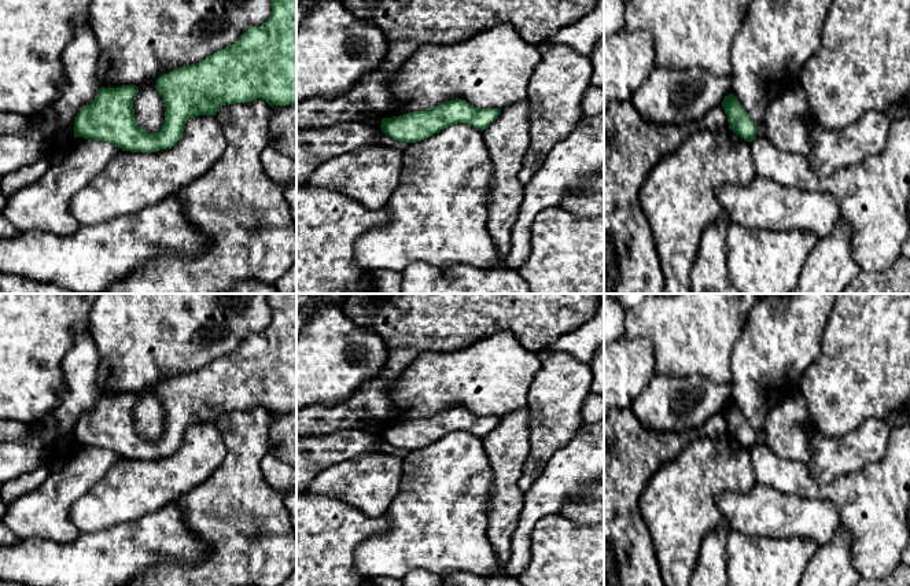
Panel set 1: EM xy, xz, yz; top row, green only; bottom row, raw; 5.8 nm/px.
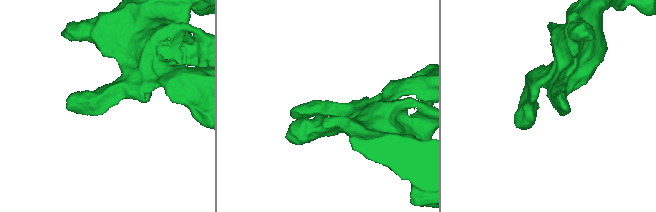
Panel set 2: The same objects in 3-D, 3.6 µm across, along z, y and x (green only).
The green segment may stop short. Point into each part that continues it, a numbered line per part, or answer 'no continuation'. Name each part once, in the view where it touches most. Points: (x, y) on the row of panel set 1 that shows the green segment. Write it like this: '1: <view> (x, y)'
no continuation

